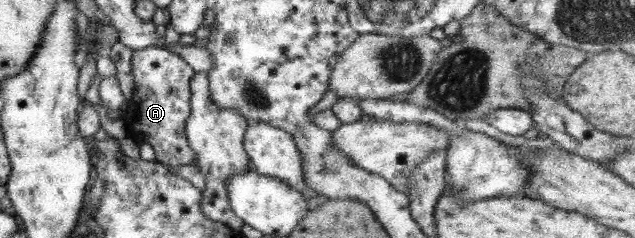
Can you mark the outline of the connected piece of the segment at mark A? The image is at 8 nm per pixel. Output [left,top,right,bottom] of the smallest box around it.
[122,46,198,169]

